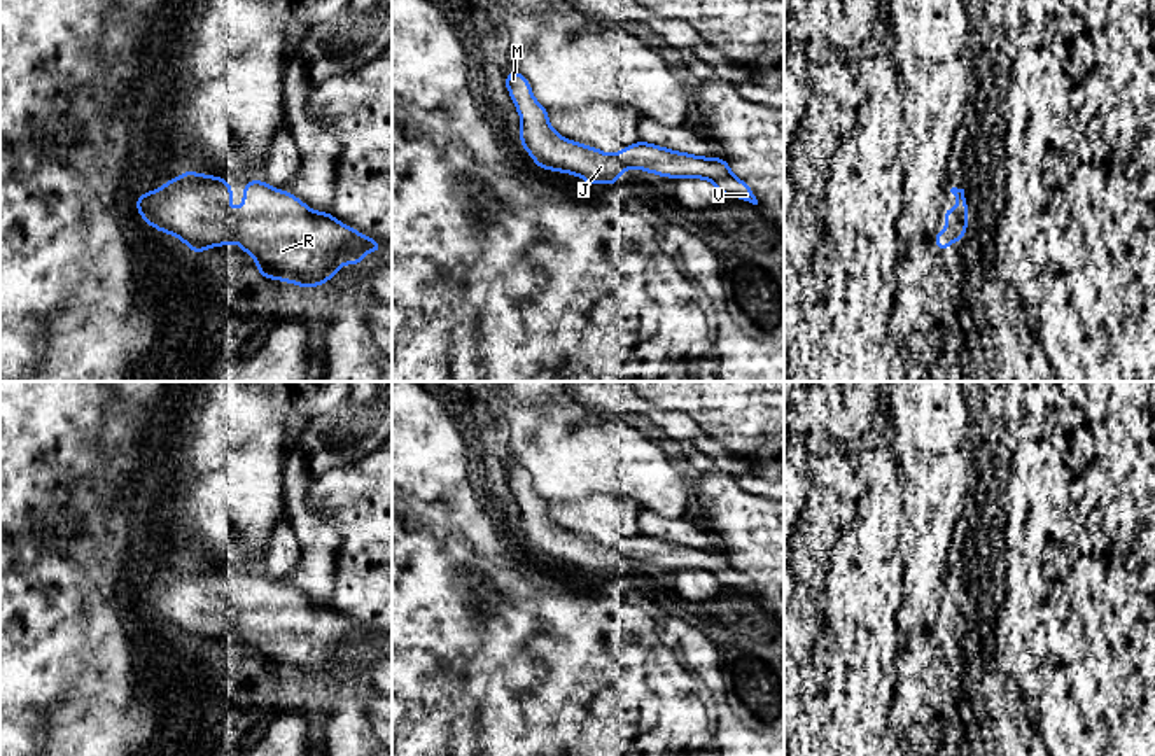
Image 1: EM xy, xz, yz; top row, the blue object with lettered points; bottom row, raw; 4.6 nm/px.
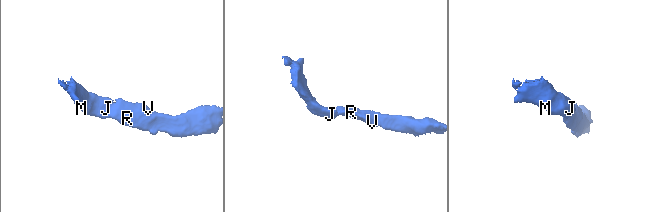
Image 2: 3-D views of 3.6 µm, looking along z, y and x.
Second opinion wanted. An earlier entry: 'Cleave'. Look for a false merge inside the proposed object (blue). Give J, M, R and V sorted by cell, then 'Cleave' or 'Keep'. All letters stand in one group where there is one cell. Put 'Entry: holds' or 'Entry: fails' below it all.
Groups: J M R V. Keep
Entry: fails

